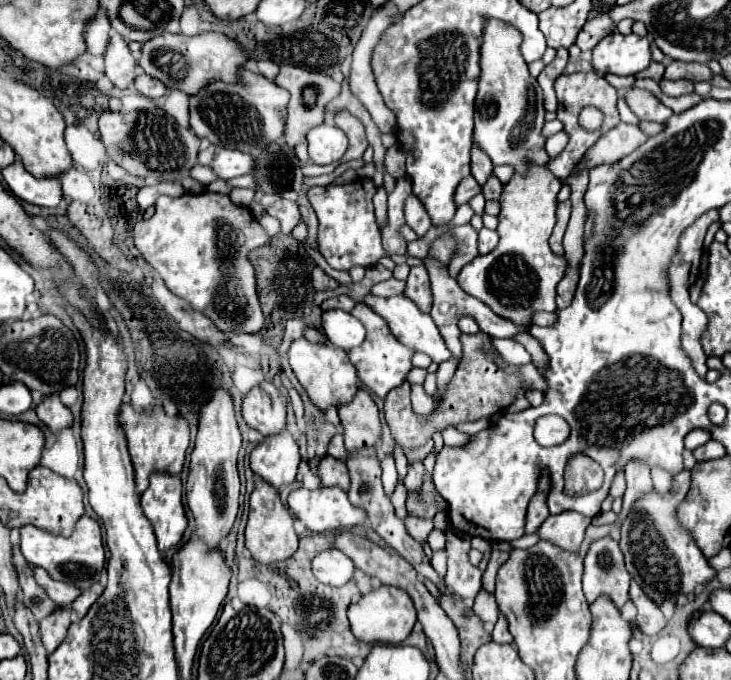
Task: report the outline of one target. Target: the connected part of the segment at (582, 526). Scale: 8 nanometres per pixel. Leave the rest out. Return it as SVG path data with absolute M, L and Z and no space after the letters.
M564 511L560 515L548 515L548 519L538 527L536 535L542 541L550 541L564 551L578 553L588 525L590 525L588 517L582 517L580 513L574 511Z

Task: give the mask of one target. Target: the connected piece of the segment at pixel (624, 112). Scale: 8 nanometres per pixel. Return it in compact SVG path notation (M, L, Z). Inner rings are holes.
M620 97L618 99L618 111L620 111L620 119L624 123L632 123L632 125L638 125L638 117L634 117L634 113L630 111L630 107L626 105L626 101Z

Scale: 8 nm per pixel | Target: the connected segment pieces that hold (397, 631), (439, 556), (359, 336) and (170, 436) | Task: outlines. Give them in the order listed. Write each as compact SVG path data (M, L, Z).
M382 585L380 589L374 589L368 595L364 595L358 603L352 603L348 607L348 619L350 619L350 629L358 641L398 645L410 635L416 623L416 609L406 591Z
M440 549L440 551L434 551L432 553L432 567L438 571L440 577L446 575L446 549Z
M342 309L324 311L322 329L330 339L330 343L344 351L358 347L366 337L366 329L360 325L360 321Z
M124 403L122 413L120 413L120 421L122 421L124 431L126 431L128 449L130 449L130 457L132 457L134 473L136 473L138 493L142 493L146 489L150 473L168 471L168 473L178 475L182 471L184 459L186 459L186 449L190 445L190 425L182 415L170 417L158 405L152 407L150 411L138 413L138 411L134 411L134 407L130 403Z

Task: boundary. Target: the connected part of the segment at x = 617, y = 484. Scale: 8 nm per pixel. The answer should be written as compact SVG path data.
M618 471L618 473L616 473L616 477L614 477L614 481L612 481L612 487L610 487L610 495L612 495L612 497L622 497L622 495L624 495L624 491L626 491L624 473L622 473L622 471Z

